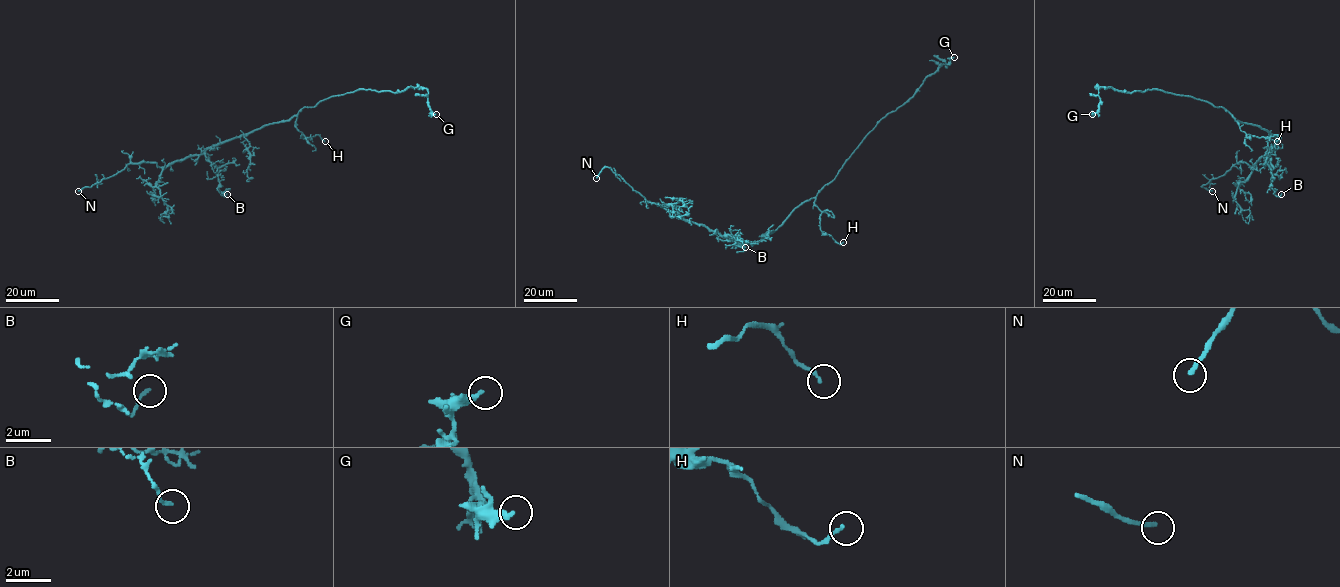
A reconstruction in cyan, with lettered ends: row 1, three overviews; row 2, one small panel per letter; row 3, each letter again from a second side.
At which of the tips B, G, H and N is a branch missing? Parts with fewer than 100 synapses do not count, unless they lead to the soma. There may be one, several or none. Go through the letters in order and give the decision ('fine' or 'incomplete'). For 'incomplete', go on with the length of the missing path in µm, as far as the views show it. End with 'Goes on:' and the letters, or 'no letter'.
B: fine
G: fine
H: fine
N: incomplete | 9 µm
Goes on: N

